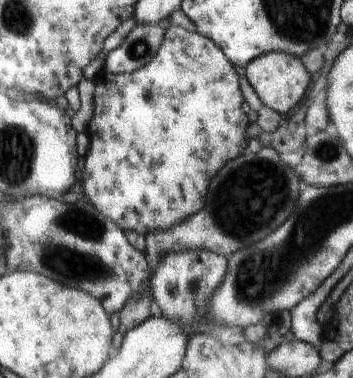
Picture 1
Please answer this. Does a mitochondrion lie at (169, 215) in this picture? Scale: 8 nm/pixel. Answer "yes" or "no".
no

